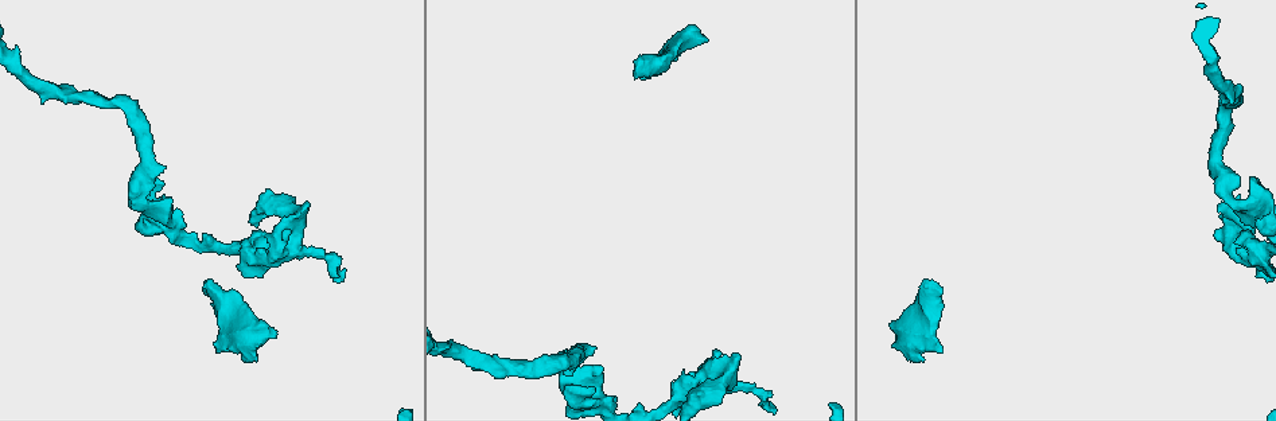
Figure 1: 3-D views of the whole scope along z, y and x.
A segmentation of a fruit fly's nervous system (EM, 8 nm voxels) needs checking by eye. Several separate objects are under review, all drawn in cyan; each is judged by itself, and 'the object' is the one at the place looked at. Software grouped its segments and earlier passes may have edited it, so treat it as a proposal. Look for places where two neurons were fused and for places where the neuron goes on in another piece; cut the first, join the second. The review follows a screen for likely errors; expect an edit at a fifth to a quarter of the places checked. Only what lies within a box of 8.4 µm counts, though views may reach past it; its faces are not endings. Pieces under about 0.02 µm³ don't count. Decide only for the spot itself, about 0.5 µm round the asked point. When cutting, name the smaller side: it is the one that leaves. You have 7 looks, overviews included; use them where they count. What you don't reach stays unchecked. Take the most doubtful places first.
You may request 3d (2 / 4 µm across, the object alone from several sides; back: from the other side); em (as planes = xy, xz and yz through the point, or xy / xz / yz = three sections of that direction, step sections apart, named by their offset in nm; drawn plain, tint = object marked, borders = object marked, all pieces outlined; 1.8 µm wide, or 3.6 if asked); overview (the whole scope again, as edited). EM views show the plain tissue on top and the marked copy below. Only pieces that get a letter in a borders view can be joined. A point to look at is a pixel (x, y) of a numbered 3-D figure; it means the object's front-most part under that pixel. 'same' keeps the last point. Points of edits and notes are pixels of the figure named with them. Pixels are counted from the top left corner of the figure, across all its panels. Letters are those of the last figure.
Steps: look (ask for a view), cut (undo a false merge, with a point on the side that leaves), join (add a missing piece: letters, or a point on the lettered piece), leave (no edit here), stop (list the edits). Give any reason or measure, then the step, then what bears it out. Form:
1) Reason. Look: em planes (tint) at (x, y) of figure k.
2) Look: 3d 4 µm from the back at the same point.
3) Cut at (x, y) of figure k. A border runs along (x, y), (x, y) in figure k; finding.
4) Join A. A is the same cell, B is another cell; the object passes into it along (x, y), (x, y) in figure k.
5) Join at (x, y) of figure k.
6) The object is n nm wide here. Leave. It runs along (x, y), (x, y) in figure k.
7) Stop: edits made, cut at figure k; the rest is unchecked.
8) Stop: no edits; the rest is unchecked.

Free end. Look: 3d 4 µm at (940, 293) of figure 1.

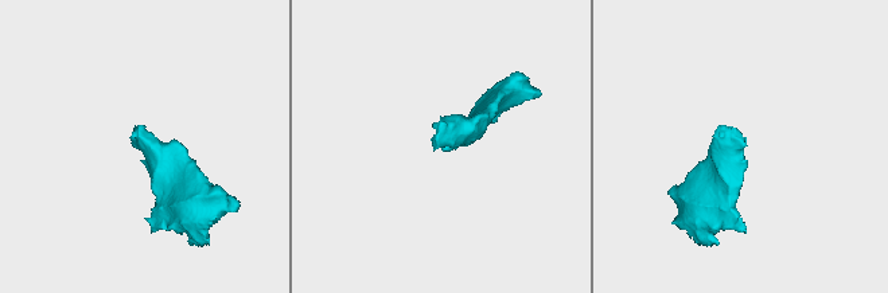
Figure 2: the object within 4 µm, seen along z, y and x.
Shape alone is not enough. Look: em planes (tint) at (745, 143) of figure 2.

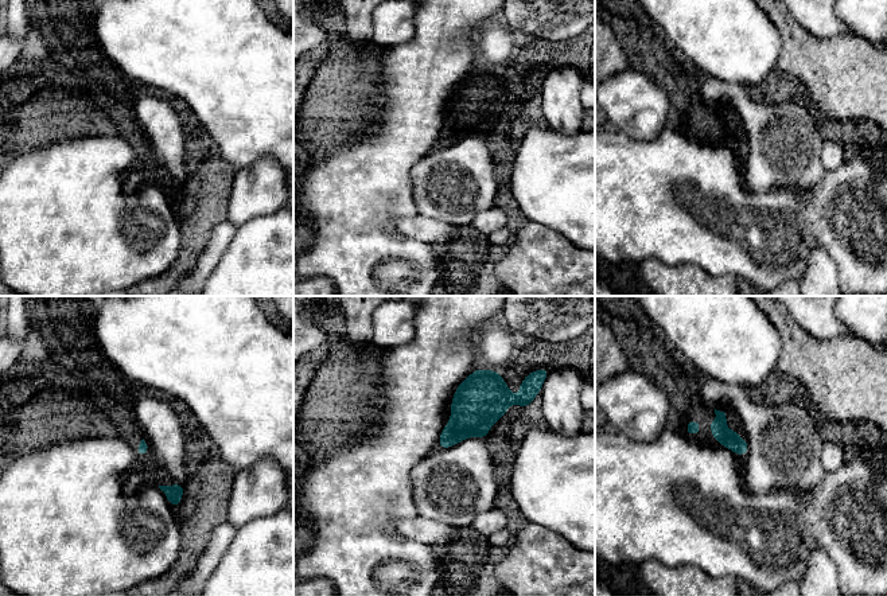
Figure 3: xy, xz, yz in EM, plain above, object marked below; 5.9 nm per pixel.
Look: em planes (borders) at the same point.

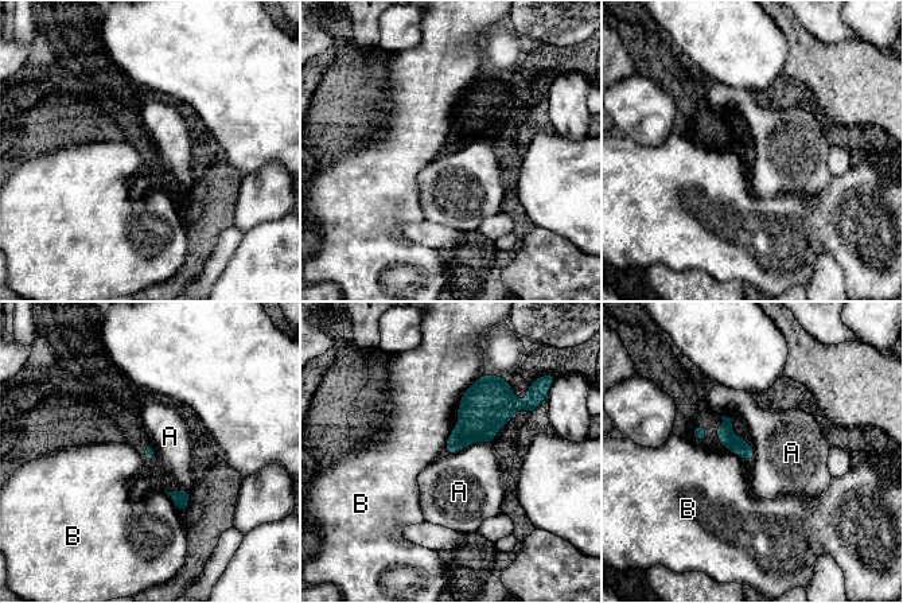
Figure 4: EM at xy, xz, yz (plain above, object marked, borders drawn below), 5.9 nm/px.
Leave. A and B are other cells; no lettered piece goes on from it.

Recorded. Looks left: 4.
Three-way junction. Look: em yz step 4 (tint) at (713, 377) of figure 1.

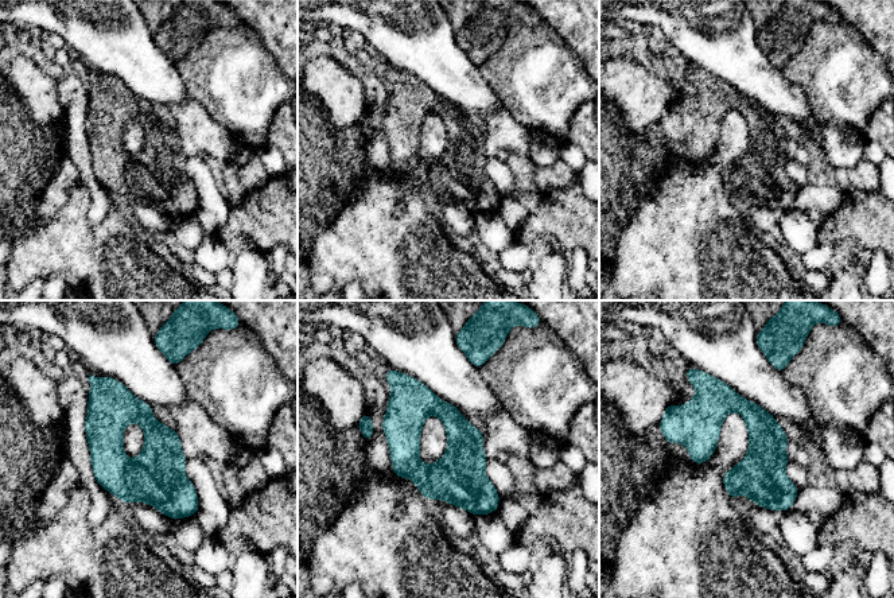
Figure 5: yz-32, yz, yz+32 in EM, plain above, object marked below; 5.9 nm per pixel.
Cut it another way. Look: em planes (borders) at the same point.

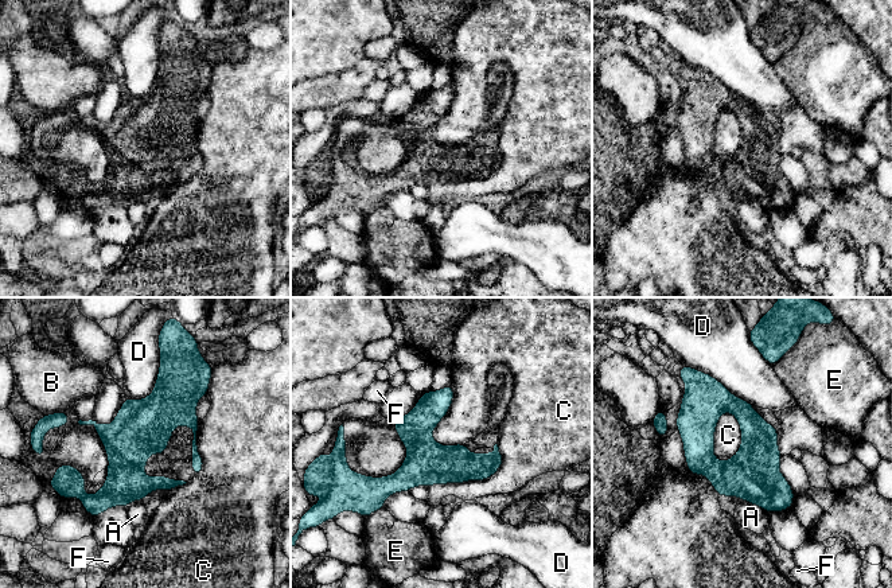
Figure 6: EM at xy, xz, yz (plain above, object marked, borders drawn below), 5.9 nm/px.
The object is 260 nm wide here. Leave. A, B, C, D, E and F are other cells; continuous, no second neuron.

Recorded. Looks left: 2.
An open end. Look: em xy step 4 (borders) at (1238, 196) of figure 1.

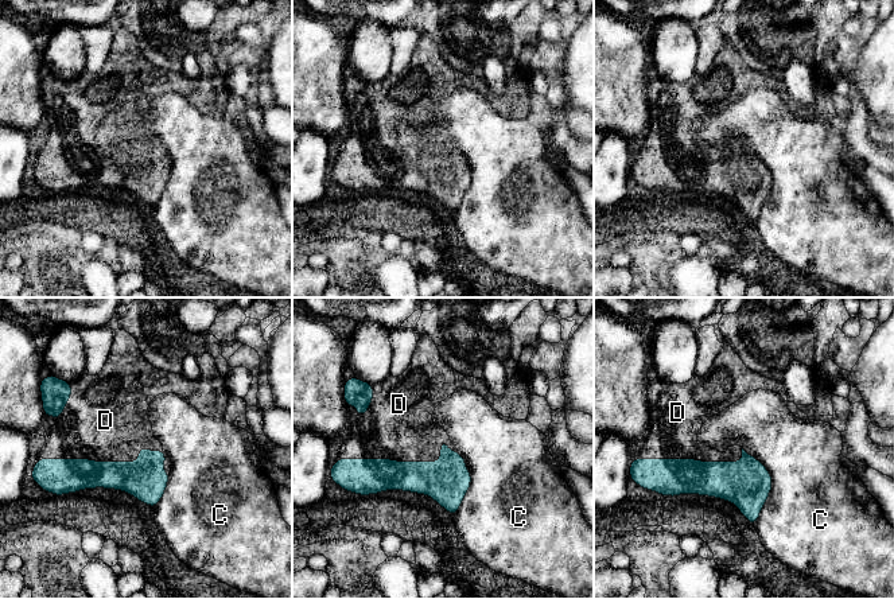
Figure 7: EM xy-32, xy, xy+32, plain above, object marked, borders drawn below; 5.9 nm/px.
The longest contact is with D, 650 nm. Join D. D is the same cell, C is another cell; the object passes into it along (447, 481), (411, 462), (385, 432) in figure 7; it goes on there.

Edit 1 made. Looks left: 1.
Stop: edits made, join at figure 7; the rest is unchecked.

